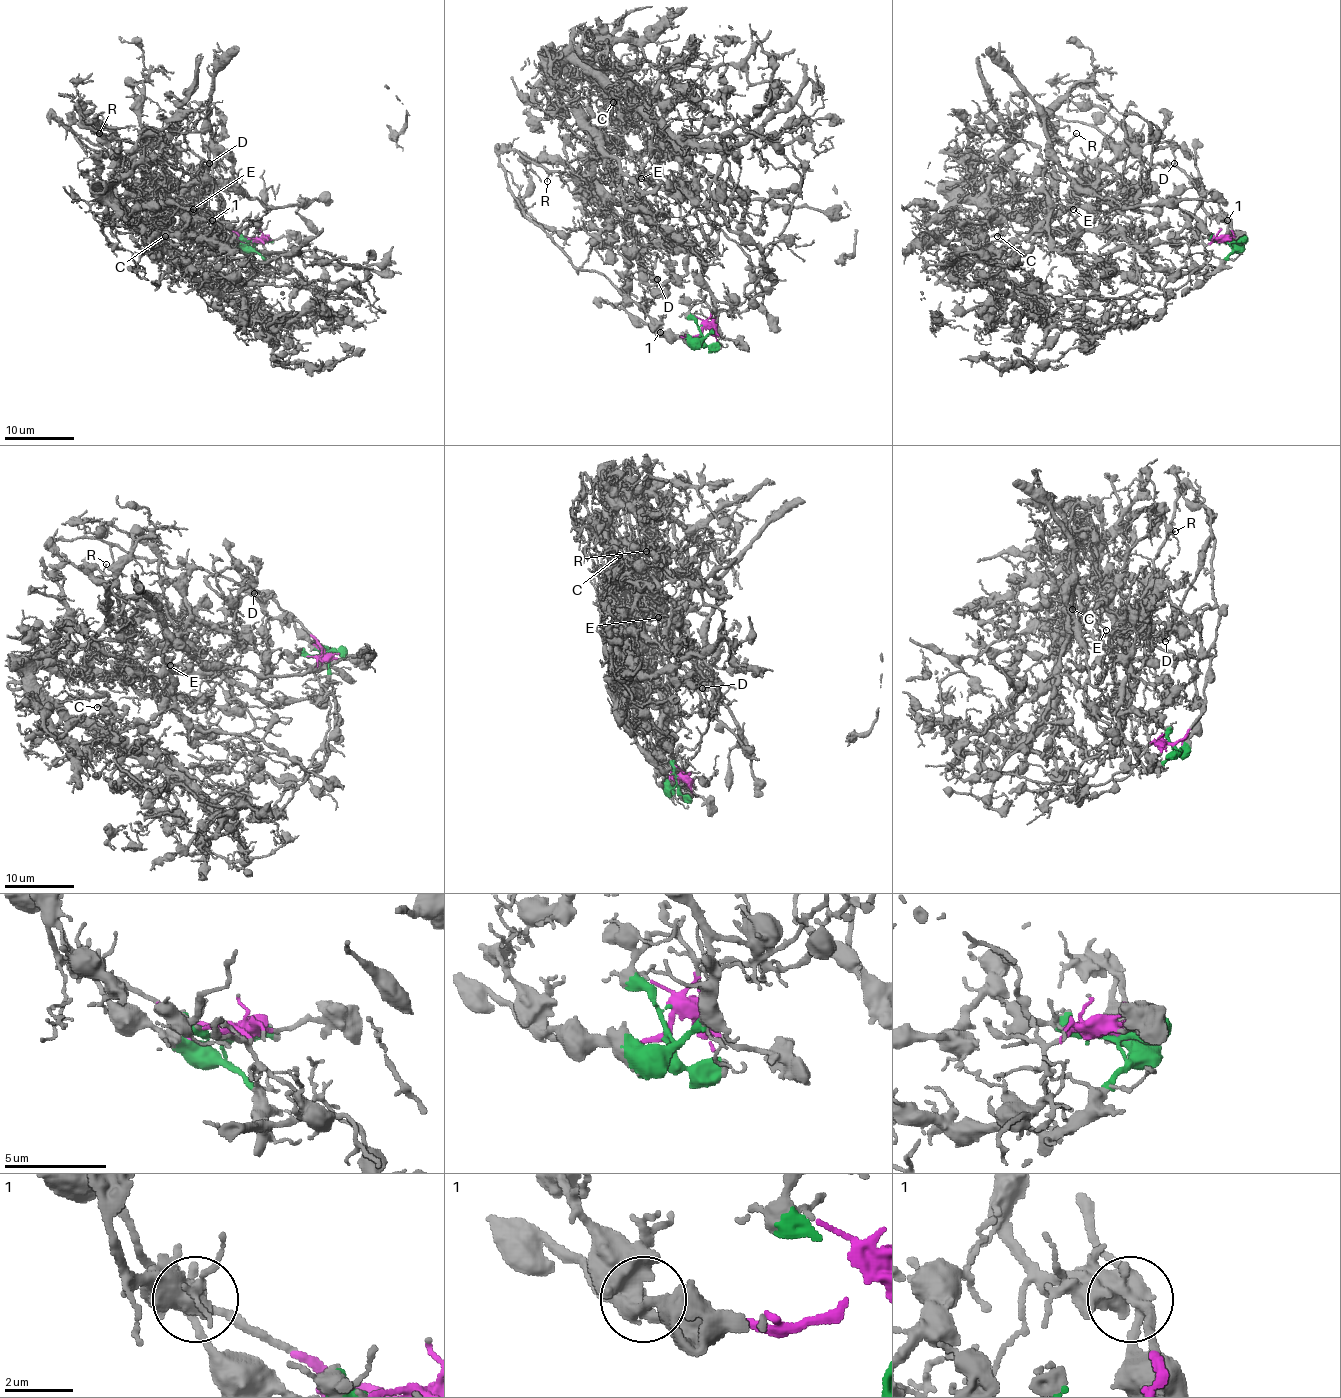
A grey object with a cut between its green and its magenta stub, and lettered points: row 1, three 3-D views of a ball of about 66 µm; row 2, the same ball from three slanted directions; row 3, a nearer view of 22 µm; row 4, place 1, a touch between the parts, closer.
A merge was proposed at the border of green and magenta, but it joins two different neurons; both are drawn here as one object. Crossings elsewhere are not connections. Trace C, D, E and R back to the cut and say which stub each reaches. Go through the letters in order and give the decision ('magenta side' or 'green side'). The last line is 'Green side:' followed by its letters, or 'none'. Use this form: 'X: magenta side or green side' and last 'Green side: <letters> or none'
C: green side
D: magenta side
E: green side
R: magenta side
Green side: C, E

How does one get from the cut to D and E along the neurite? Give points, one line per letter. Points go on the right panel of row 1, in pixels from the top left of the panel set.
D: (1229, 241), (1174, 165), (1094, 127), (1046, 127), (1106, 191), (1143, 193), (1157, 149), (1174, 163)
E: (1229, 241), (1231, 252), (1207, 274), (1155, 266), (1124, 234), (1070, 234), (1046, 220), (1058, 205), (1073, 208)

